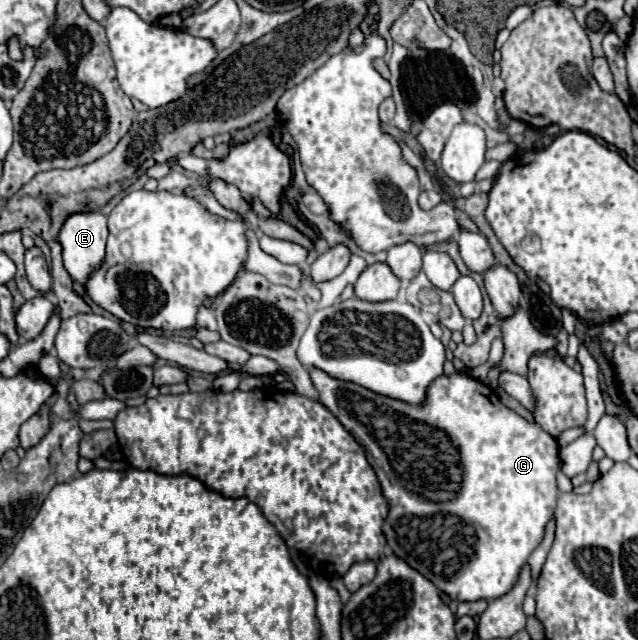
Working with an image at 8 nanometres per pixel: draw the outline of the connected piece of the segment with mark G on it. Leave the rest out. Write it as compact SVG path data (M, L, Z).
M311 369L311 379L319 391L321 403L339 419L339 423L367 451L367 461L371 463L371 467L375 471L383 473L383 477L385 477L383 479L385 483L381 483L381 485L383 485L383 497L389 503L389 515L387 515L387 521L383 525L383 533L385 533L387 545L393 549L393 553L399 559L403 559L407 565L411 565L415 571L419 571L423 577L427 577L439 591L449 595L449 599L455 599L455 601L479 601L479 599L493 601L493 599L505 595L517 583L519 571L527 563L533 549L543 541L545 527L555 515L557 497L559 497L557 473L561 469L557 439L547 435L547 431L543 431L535 421L527 421L521 415L517 415L513 409L505 407L491 387L487 387L485 383L481 383L479 379L475 379L467 373L441 375L439 379L431 381L431 385L427 387L427 399L421 405L403 403L399 399L391 399L385 395L373 393L361 385L333 379L321 369Z

